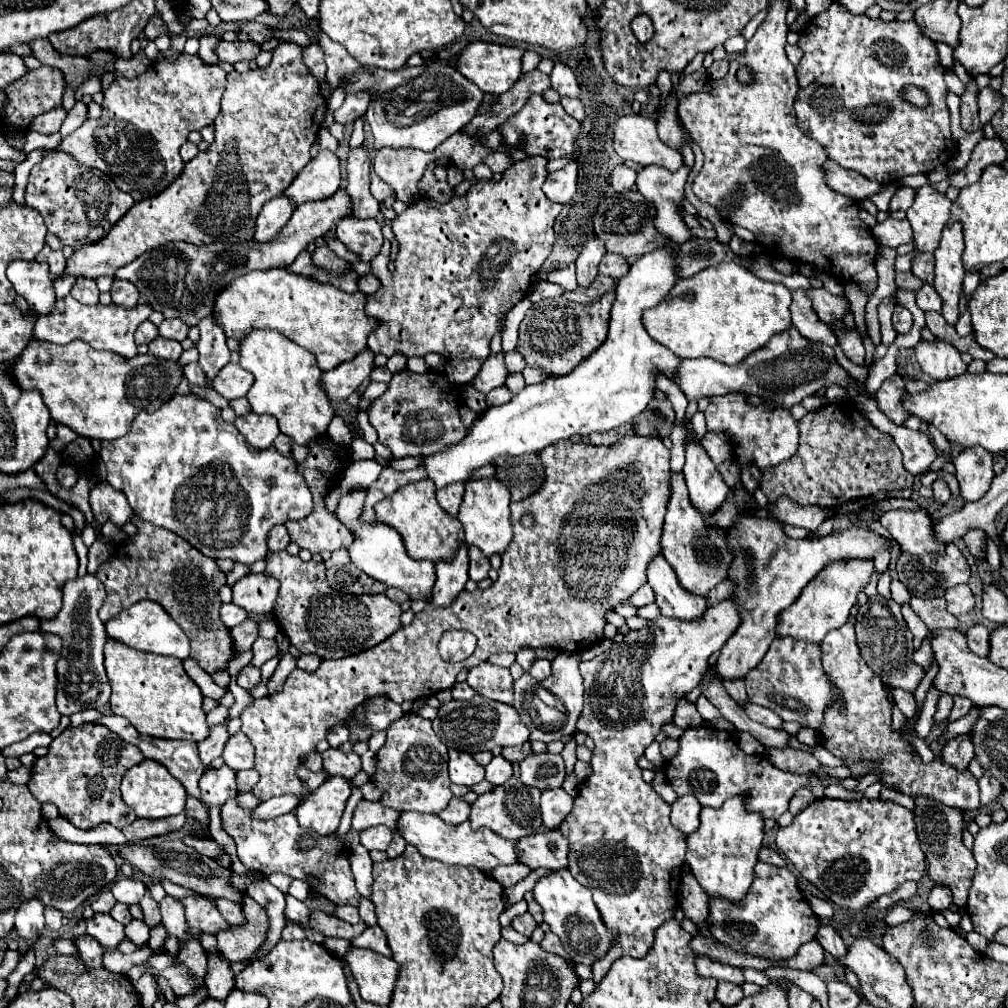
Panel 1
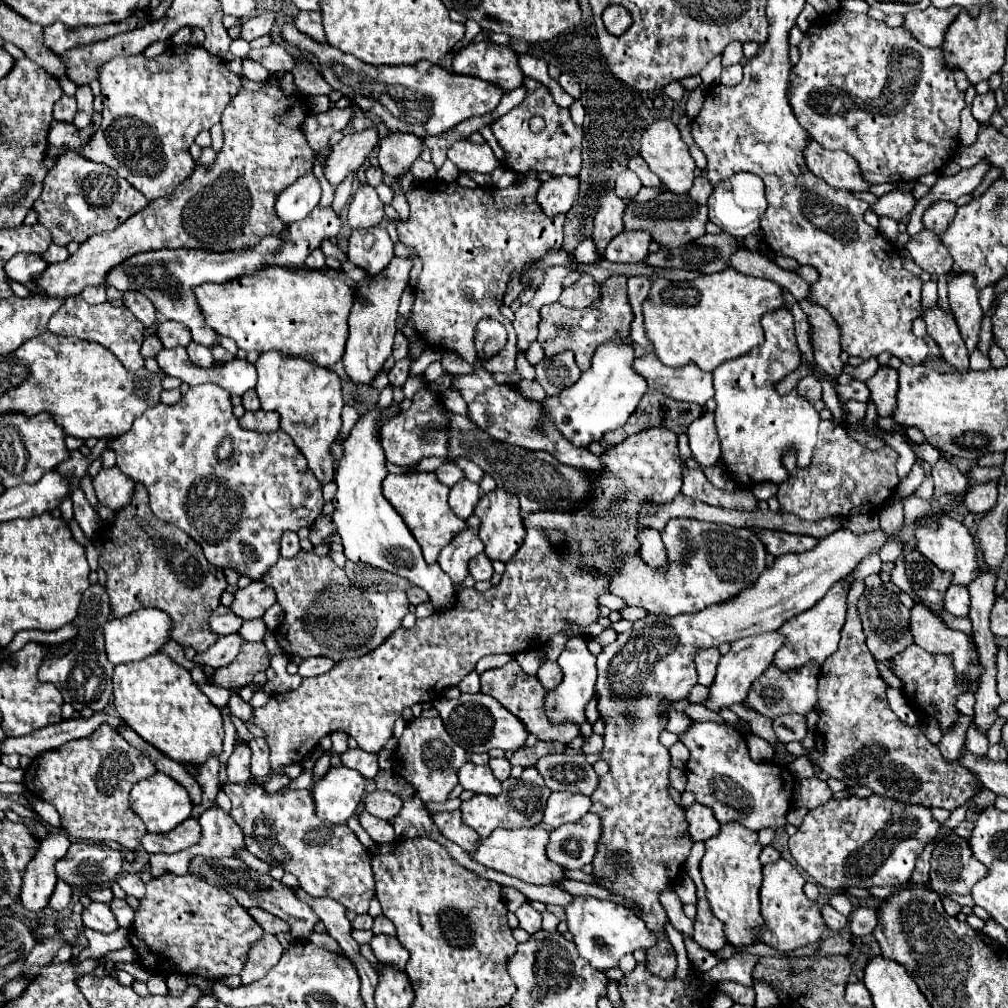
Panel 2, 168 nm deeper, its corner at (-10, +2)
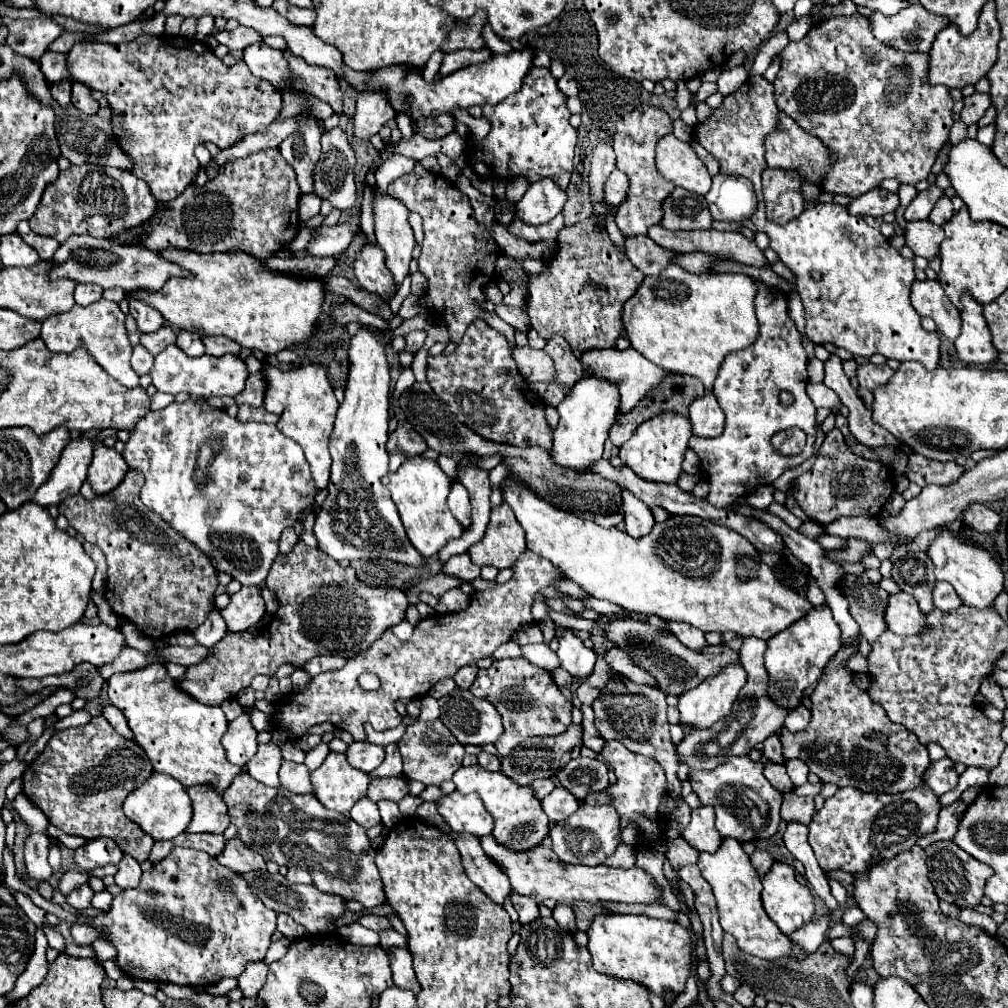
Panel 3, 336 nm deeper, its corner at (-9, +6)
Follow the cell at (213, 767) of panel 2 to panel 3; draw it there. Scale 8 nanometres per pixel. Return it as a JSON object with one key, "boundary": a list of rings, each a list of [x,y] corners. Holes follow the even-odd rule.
{"boundary":[[[208,785],[190,787],[188,795],[192,799],[192,821],[188,825],[188,833],[224,833],[230,825],[226,805],[222,797],[218,797]]]}

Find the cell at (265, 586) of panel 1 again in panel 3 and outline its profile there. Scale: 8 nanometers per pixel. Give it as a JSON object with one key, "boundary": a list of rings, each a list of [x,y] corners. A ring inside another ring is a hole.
{"boundary":[[[242,587],[230,597],[230,605],[220,611],[230,633],[240,633],[256,625],[264,615],[264,601],[260,597],[260,587]]]}

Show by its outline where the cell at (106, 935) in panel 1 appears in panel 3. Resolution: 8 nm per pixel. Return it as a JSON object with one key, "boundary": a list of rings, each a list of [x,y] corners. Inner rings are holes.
{"boundary":[[[84,883],[84,885],[80,885],[78,889],[74,889],[72,893],[64,895],[64,897],[66,897],[66,903],[72,905],[74,909],[88,909],[90,901],[92,901],[92,895],[94,895],[94,891],[90,889],[88,883]]]}

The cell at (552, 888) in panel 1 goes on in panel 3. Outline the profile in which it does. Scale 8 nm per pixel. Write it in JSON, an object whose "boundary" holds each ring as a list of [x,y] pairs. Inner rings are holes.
{"boundary":[[[598,915],[588,929],[588,937],[590,937],[588,949],[594,961],[594,969],[598,969],[598,973],[622,981],[634,981],[658,997],[664,997],[668,989],[672,989],[676,995],[684,991],[686,979],[690,977],[692,957],[690,957],[690,939],[682,925],[666,919],[654,919],[648,915]]]}

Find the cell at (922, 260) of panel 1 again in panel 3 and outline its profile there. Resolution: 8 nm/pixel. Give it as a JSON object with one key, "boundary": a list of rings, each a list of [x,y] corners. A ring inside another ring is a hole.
{"boundary":[[[910,221],[906,225],[906,245],[914,251],[914,255],[924,259],[934,259],[940,251],[940,243],[944,241],[944,229],[934,225],[932,221]]]}

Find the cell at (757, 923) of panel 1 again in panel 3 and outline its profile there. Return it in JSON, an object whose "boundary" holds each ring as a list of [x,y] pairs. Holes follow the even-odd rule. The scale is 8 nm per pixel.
{"boundary":[[[776,861],[762,879],[762,885],[764,909],[784,935],[794,933],[812,921],[814,899],[810,889],[796,881],[790,865]]]}

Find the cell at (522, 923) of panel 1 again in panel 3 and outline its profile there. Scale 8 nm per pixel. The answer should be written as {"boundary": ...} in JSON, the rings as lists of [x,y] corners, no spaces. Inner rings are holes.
{"boundary":[[[512,893],[512,895],[510,895],[510,901],[512,901],[514,909],[518,911],[522,925],[532,923],[532,921],[538,917],[538,905],[536,905],[534,901],[530,901],[528,897],[522,897],[522,895],[518,895],[518,893]]]}

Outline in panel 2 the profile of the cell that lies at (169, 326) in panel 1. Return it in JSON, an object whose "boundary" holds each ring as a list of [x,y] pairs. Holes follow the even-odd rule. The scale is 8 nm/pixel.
{"boundary":[[[163,321],[157,329],[157,335],[163,347],[177,347],[177,345],[187,347],[191,343],[191,331],[177,321]]]}

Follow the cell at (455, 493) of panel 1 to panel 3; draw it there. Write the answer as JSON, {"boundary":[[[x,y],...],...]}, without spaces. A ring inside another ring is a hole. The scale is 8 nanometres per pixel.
{"boundary":[[[454,483],[450,489],[448,509],[460,521],[462,527],[470,525],[470,499],[468,499],[468,491],[460,483]]]}

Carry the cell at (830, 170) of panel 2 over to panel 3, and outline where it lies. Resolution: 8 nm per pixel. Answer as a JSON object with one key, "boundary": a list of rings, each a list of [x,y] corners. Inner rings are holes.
{"boundary":[[[778,113],[778,125],[774,129],[774,133],[770,133],[764,141],[766,145],[766,161],[768,167],[796,167],[800,169],[808,179],[818,181],[820,177],[824,177],[828,173],[828,169],[832,167],[834,159],[830,155],[830,151],[822,145],[822,141],[818,141],[814,135],[806,133],[794,119],[790,119],[786,113]]]}

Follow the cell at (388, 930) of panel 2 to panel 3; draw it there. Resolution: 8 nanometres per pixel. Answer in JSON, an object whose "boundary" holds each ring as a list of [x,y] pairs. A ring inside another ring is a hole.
{"boundary":[[[388,929],[388,931],[382,931],[382,933],[380,933],[380,947],[382,947],[382,949],[406,947],[406,945],[408,945],[406,937],[402,937],[398,931],[392,931],[392,929]]]}

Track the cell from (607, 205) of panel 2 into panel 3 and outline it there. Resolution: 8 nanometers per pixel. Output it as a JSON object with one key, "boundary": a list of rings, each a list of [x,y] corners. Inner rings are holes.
{"boundary":[[[600,143],[594,147],[592,157],[590,157],[590,195],[592,195],[592,203],[602,201],[602,181],[606,181],[606,177],[614,171],[614,149],[612,145]]]}

